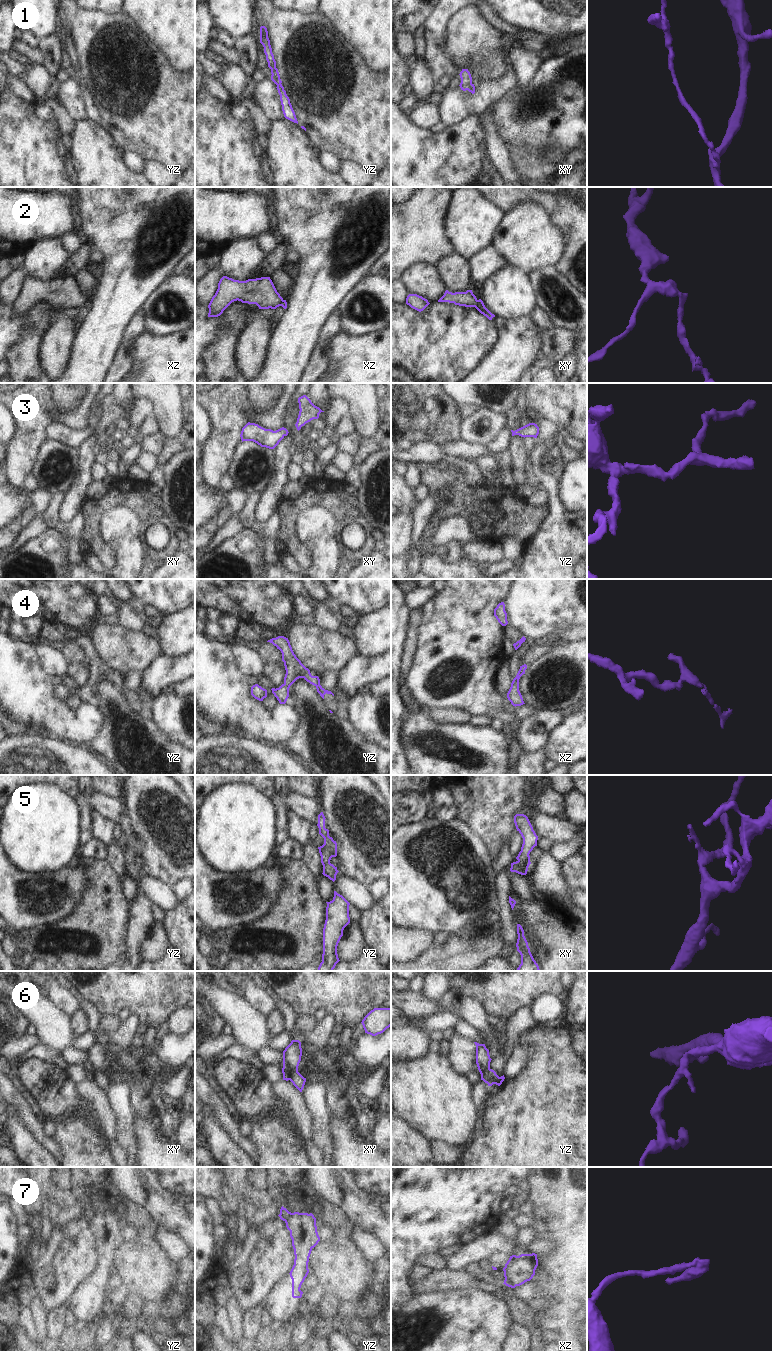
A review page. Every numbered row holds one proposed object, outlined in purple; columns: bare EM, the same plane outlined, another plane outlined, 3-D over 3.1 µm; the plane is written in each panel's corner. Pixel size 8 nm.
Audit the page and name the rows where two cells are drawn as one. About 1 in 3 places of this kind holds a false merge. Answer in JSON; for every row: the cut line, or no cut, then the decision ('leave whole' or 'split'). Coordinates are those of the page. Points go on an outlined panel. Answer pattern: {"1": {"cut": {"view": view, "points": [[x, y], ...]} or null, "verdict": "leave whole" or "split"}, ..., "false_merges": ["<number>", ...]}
{"1": {"cut": null, "verdict": "leave whole"}, "2": {"cut": null, "verdict": "leave whole"}, "3": {"cut": null, "verdict": "leave whole"}, "4": {"cut": null, "verdict": "leave whole"}, "5": {"cut": null, "verdict": "leave whole"}, "6": {"cut": {"view": "xy", "points": [[283, 1066], [288, 1071], [289, 1079]]}, "verdict": "split"}, "7": {"cut": {"view": "yz", "points": [[292, 1213], [284, 1220]]}, "verdict": "split"}, "false_merges": ["6", "7"]}

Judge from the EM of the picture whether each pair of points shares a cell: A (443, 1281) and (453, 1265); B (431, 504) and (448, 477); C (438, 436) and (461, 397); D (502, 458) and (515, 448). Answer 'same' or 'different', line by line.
A: different
B: different
C: different
D: different

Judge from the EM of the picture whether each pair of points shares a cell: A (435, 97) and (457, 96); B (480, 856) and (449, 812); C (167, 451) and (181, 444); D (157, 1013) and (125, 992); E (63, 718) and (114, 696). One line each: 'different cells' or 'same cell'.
A: different cells
B: different cells
C: same cell
D: same cell
E: different cells

